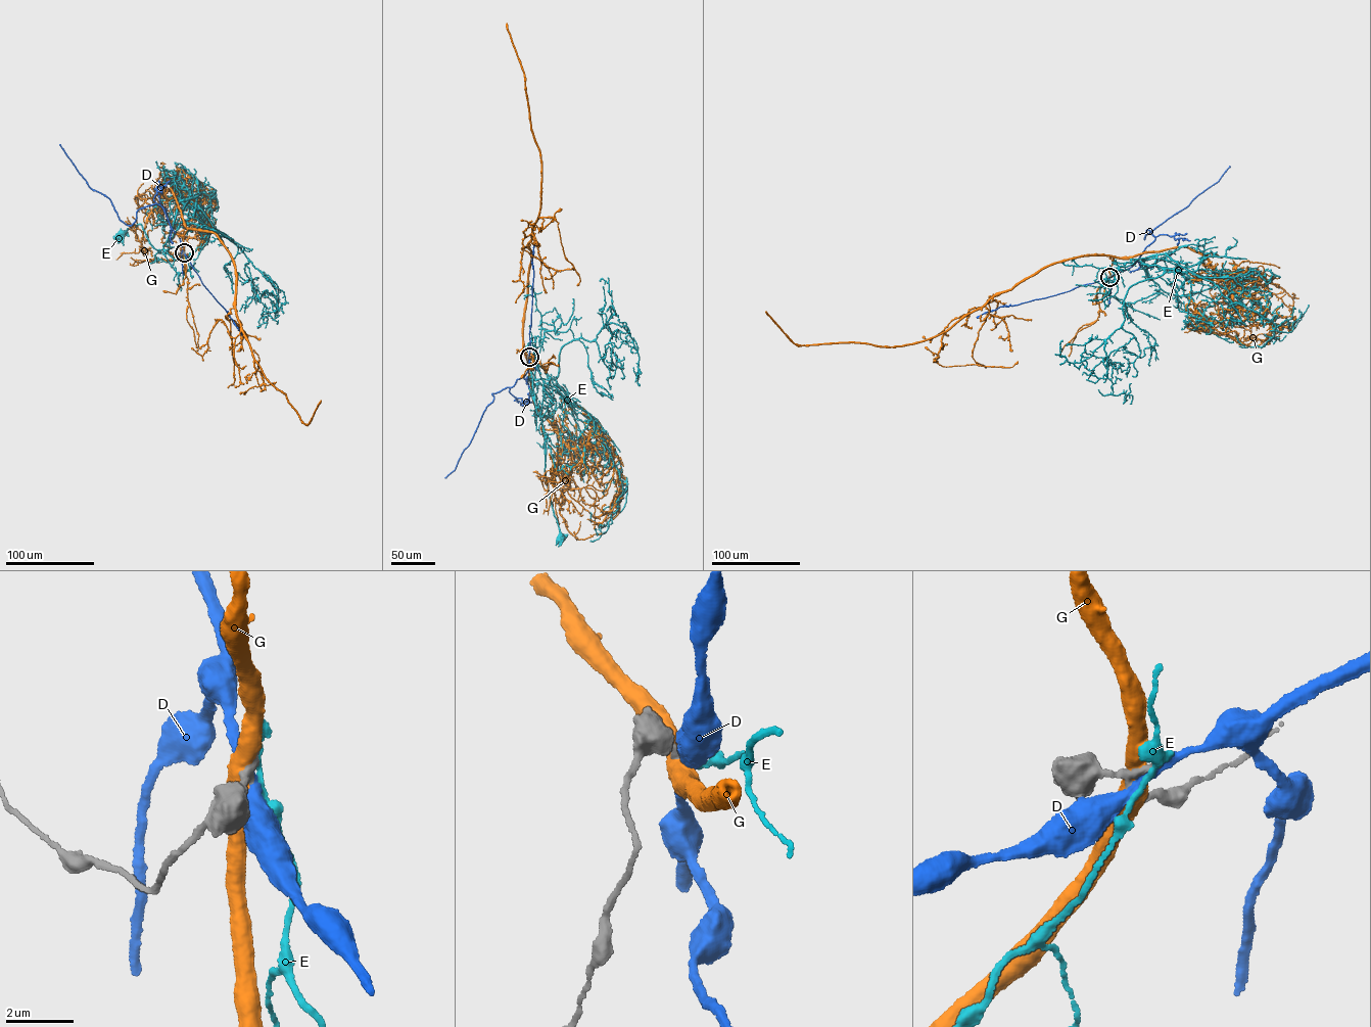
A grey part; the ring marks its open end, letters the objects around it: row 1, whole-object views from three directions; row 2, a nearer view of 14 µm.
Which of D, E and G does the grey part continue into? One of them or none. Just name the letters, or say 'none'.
D

